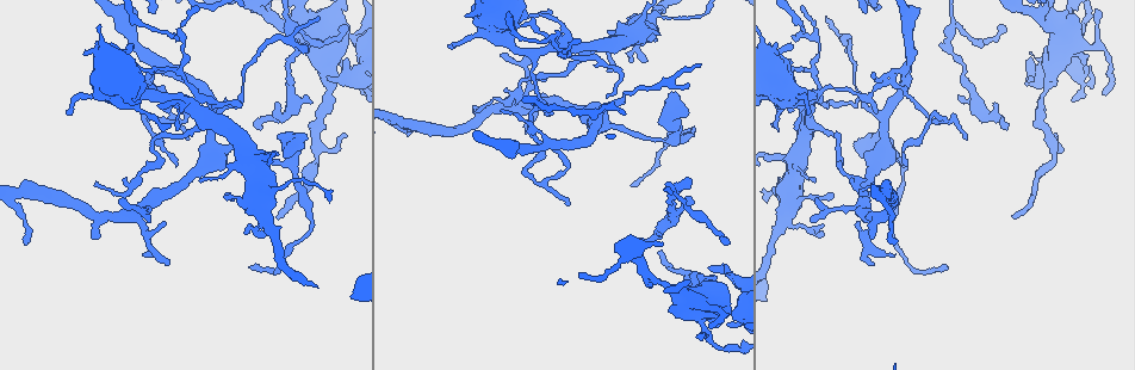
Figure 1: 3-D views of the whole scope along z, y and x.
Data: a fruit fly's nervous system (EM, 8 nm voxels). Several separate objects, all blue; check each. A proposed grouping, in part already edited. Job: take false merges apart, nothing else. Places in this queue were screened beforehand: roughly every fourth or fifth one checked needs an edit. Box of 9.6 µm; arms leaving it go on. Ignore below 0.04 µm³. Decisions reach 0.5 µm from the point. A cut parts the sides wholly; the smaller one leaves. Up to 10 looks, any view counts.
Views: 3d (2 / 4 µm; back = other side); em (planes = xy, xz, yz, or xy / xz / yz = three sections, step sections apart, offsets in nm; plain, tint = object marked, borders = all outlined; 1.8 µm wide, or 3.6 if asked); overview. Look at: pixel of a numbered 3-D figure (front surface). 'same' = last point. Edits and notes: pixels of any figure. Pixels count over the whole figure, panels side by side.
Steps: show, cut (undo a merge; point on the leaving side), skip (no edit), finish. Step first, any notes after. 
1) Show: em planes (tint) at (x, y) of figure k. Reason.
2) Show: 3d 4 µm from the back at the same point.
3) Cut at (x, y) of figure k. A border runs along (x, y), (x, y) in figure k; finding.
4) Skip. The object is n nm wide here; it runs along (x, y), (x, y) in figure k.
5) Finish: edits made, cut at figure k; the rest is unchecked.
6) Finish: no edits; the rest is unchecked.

Show: 3d 4 µm at (791, 92) of figure 1. Touches itself.

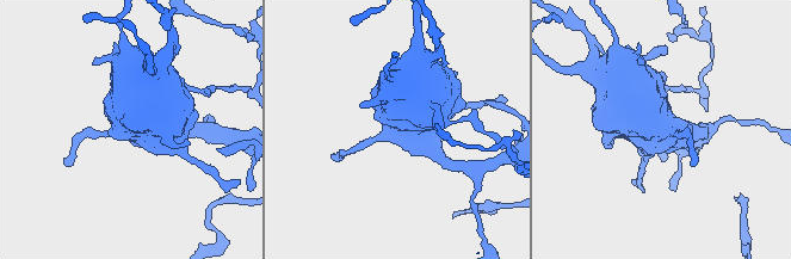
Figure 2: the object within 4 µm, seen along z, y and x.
Show: em 3.6 µm planes (tint) at (666, 134) of figure 2.

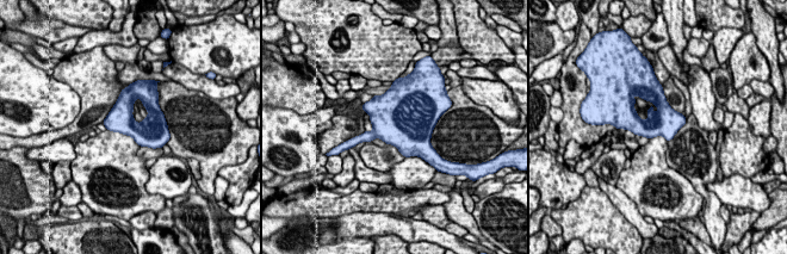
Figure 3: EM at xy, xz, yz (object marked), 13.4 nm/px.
Skip. Continuous, no second neuron.

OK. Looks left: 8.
Show: 3d 4 µm at (819, 43) of figure 1. Sharp bend.

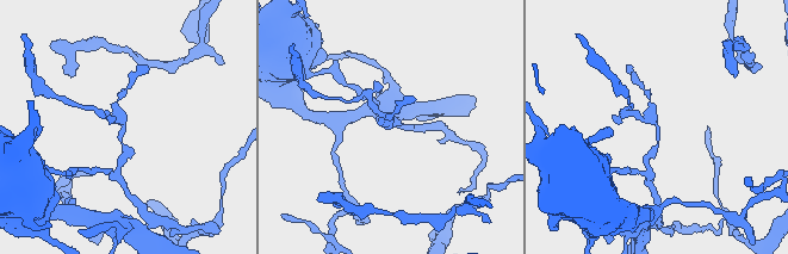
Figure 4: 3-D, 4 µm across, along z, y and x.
Show: em 3.6 µm xy step 4 (tint) at (123, 128) of figure 4.

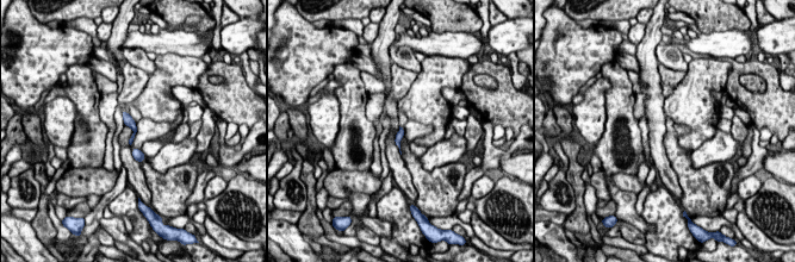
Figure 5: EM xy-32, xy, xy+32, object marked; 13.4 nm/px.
Show: em 3.6 µm planes (tint) at the same point. Cut it another way.

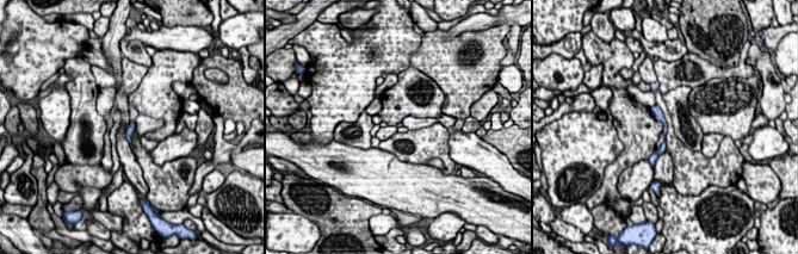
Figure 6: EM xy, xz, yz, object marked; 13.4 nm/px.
Skip. One neuron here.

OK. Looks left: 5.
Show: em planes (borders) at (962, 70) of figure 1. A narrow waist.

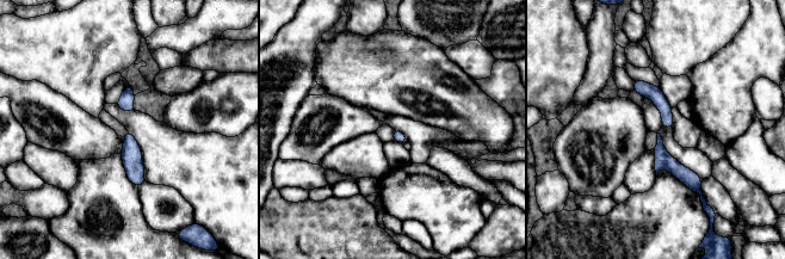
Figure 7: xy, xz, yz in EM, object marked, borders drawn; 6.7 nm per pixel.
Skip. The object is 80 nm wide here; it runs along (636, 82), (661, 103), (669, 125) in figure 7; all the same neuron.

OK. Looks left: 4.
Show: 3d 4 µm at (675, 296) of figure 1. Sharp bend.

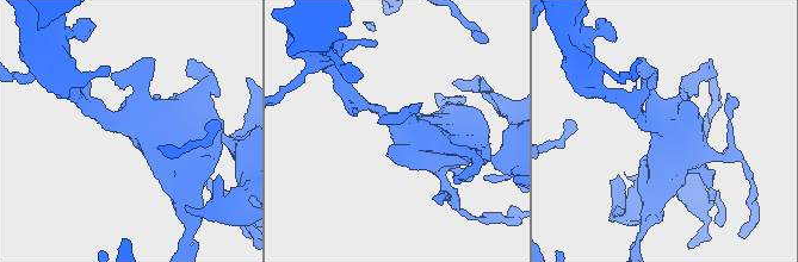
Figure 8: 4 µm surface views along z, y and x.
Show: em 3.6 µm planes (tint) at (660, 130) of figure 8. The arms are 200, 700 nm wide; now the EM.

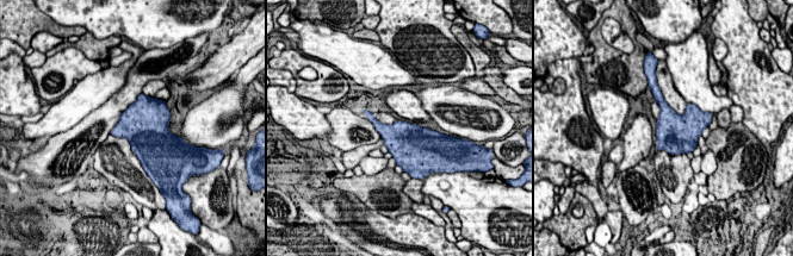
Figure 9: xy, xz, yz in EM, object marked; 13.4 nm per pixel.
Skip. The object is 500 nm wide here; all the same neuron.

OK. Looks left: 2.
Finish: no edits; the rest is unchecked.

